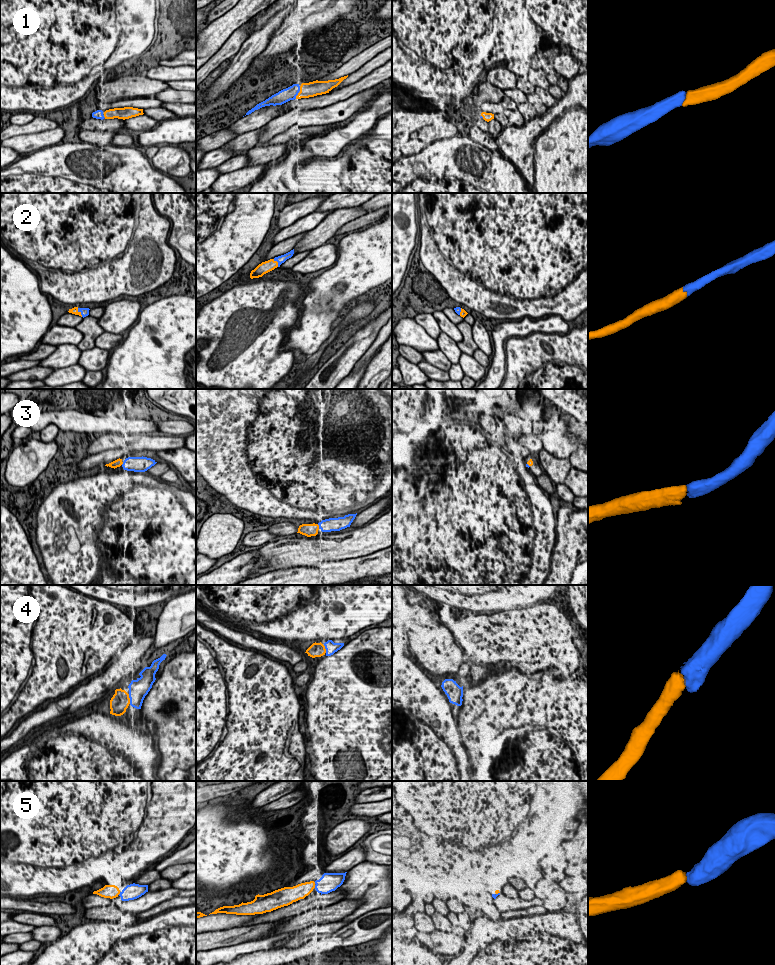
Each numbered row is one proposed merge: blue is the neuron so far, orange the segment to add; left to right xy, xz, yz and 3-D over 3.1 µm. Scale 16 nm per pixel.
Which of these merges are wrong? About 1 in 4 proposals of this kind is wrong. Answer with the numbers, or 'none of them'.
none of them

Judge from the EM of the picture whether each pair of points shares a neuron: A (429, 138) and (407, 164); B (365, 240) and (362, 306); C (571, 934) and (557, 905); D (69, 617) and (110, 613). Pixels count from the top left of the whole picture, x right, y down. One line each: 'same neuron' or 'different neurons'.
A: different neurons
B: different neurons
C: different neurons
D: same neuron

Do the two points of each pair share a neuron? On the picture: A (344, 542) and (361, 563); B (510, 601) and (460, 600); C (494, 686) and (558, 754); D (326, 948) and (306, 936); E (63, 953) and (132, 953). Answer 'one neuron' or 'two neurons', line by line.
A: two neurons
B: one neuron
C: one neuron
D: two neurons
E: one neuron

